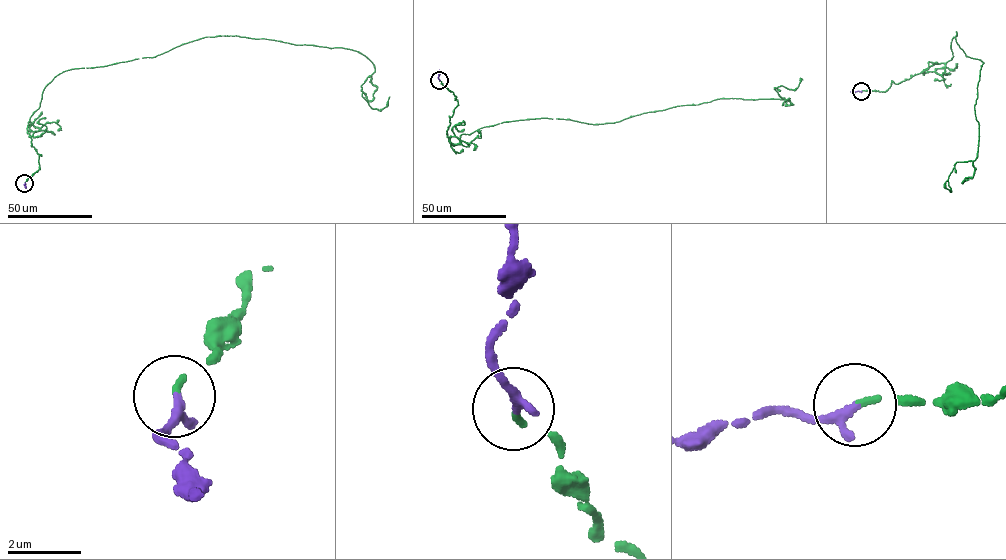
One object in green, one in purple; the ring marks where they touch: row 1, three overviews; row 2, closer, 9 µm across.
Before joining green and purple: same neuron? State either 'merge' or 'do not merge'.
merge

